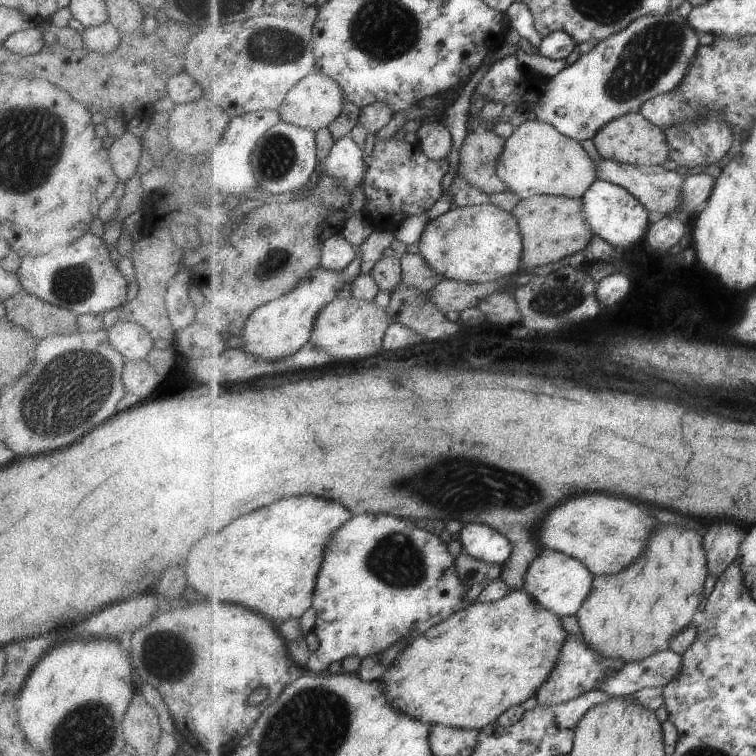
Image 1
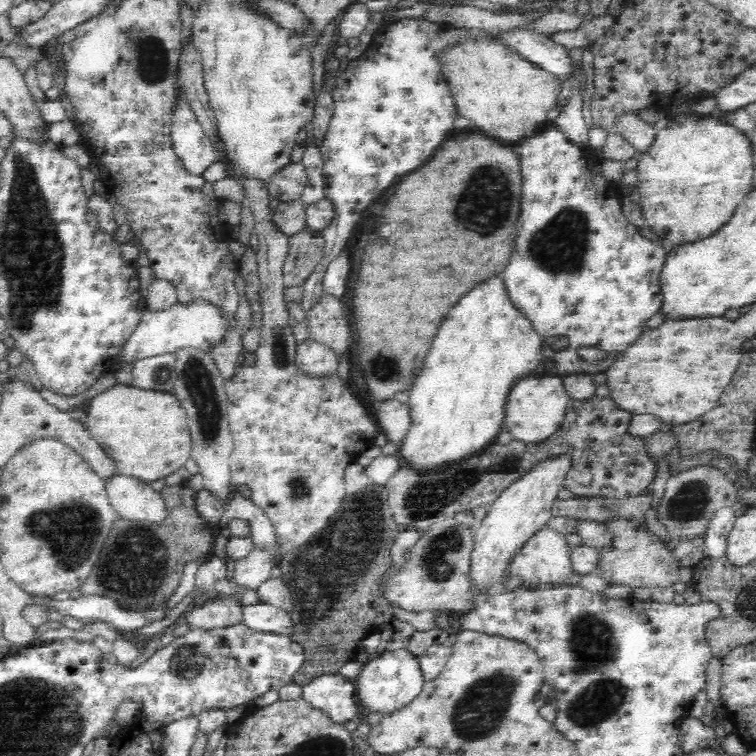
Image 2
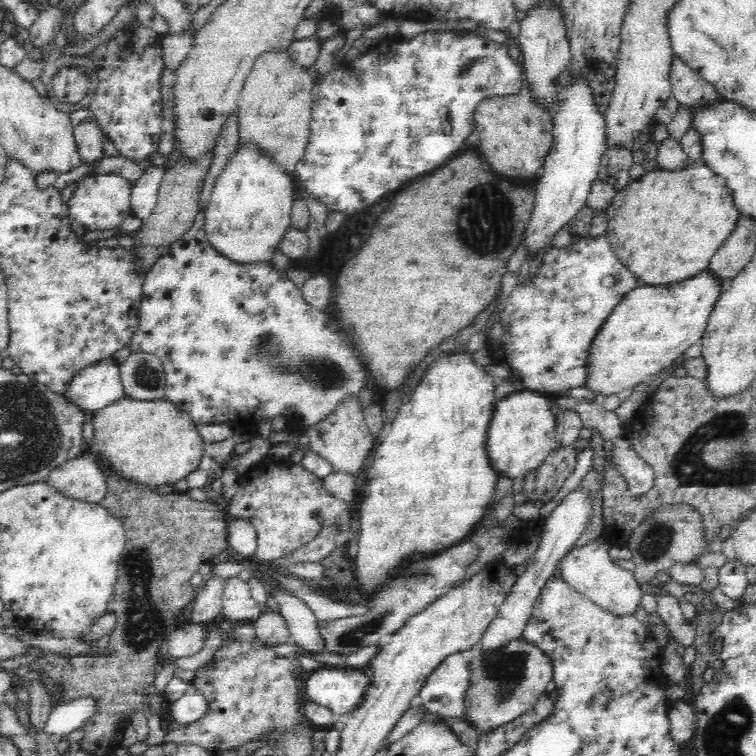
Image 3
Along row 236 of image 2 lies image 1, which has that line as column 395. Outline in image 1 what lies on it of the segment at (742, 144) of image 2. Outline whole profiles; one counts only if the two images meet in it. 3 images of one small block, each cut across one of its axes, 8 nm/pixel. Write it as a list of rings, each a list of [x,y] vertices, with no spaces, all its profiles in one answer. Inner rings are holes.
[[[514,589],[492,603],[473,602],[447,620],[415,638],[393,662],[383,678],[387,698],[405,714],[431,722],[466,729],[484,729],[511,707],[523,704],[548,680],[560,660],[566,638],[561,617],[546,609],[525,589]]]

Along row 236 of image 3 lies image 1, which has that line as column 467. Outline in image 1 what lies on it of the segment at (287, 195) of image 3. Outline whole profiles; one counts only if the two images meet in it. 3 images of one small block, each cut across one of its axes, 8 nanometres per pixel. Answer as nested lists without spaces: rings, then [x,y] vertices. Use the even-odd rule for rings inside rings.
[[[495,204],[450,209],[425,226],[417,243],[419,253],[425,257],[430,267],[444,274],[447,280],[477,284],[488,283],[499,281],[503,277],[515,277],[522,271],[524,238],[520,223],[512,212],[501,210],[501,207]]]

